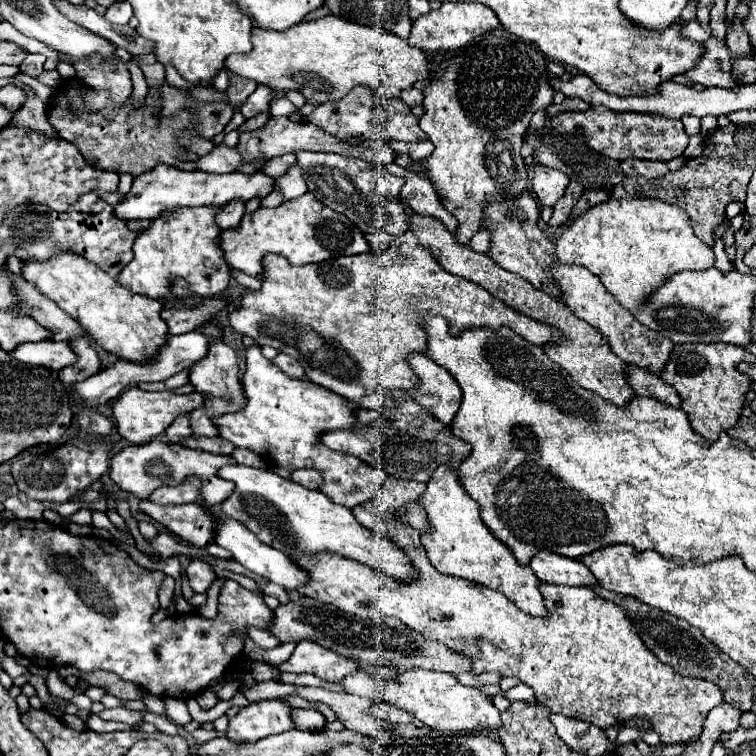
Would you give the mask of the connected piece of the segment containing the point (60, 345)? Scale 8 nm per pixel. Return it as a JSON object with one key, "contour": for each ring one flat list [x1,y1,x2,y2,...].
{"contour":[[70,340,26,342,26,344,20,344,16,350,12,350,10,356,24,362,24,364,48,366,52,372,58,372,78,360,78,356,74,354,74,350,70,346]]}

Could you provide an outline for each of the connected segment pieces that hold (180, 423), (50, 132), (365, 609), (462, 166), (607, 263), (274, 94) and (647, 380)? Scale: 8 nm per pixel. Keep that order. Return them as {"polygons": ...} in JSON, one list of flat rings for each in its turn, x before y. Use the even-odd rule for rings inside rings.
{"polygons":[[[189,414,180,415,165,430,166,437,170,444,179,444,181,440,192,434]],[[28,94,28,100,24,104,24,108,20,108,12,122,16,126,22,126,22,128,28,128,28,130,34,130,34,132,40,132,48,138,60,138,58,132,52,128,52,124,48,122,48,114,46,114,46,108,44,104,40,102,40,98,36,94]],[[390,476,384,486,380,486,376,498,356,508,360,524,390,536,412,558,418,572,414,582,394,582,360,562,324,554,324,558,316,558,316,562,296,558,310,574,310,582,302,586,298,594,334,604,364,620,378,618,380,614,396,616,412,630,440,638,446,646,456,646,460,654,468,654,472,658,474,676,498,672,502,677,520,678,552,712,590,722,602,730,640,714,650,718,662,744,688,744,702,734,704,718,714,706,722,704,718,686,678,676,668,664,654,658,636,626,618,604,600,598,590,588,540,584,550,616,534,618,496,590,440,574,428,562,420,534,396,518,398,508,418,500,424,490,426,484,422,482]],[[504,30,488,32,484,38,470,42,462,54,442,64,436,78,438,80,430,80,430,84,422,90,426,114,420,118,420,128,428,134,436,148,428,158,419,162,424,174,434,184,442,206,458,220,456,242,466,246,482,228,484,208,488,204,518,198,528,190,528,170,520,148,534,112,544,110,552,102,554,88,550,86,550,72,540,50,532,42,520,40]],[[622,198,594,206,556,240,556,256,562,264,578,264,596,274,606,290,632,314,672,274,714,266,712,248,692,234,684,210,652,198]],[[258,86,250,96,248,96,248,102,244,106,240,106,240,112,246,116,246,118,252,118,256,114,270,114,270,102,274,98,280,98,282,92,278,90,272,90,268,86]],[[628,366,628,382,634,388,634,392,640,394,642,398,654,398,654,400,660,400,672,408,682,406,676,390,672,390,672,386,668,386,662,378,650,374,648,370]]]}

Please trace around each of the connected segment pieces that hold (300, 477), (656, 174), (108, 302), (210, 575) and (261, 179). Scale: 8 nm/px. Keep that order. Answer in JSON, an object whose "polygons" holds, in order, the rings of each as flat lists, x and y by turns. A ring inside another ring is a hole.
{"polygons":[[[302,468,302,470,292,472,292,474,290,474,290,480,302,484,304,488,318,488,318,486,320,486,320,472,318,472,318,470]],[[624,160,622,162,626,176,644,176,644,178,660,178,668,172,668,166,662,162,650,162,650,160]],[[58,252,56,256,52,256,46,262,24,262,22,274,30,284,34,284,40,290,40,294,44,294,48,300,52,300,70,318,74,318,86,330,90,340,96,346,100,346,104,352,110,352,128,362,150,362,168,340,168,326,160,318,160,312,164,308,162,302,144,298,130,290,124,290,110,274,104,274,104,270,100,270,96,264,88,262,86,258,80,258,72,252]],[[192,560,192,562,188,564,186,572,188,572,188,582,190,582,192,590,194,590,194,592,200,592,200,594,206,594,208,588,210,588,210,586,216,582,216,578,218,578,216,572,214,572,214,568,212,568,210,564,202,562,202,560]],[[156,164,154,170,144,172,134,178,132,190,126,198,116,204,116,216,124,220,146,220,158,218,164,212,174,212,178,208,194,208,194,206,216,206,222,208,234,200,248,202,252,198,266,198,276,188,276,180,266,176,264,172,254,174,206,174,206,172,186,172,168,164]]]}

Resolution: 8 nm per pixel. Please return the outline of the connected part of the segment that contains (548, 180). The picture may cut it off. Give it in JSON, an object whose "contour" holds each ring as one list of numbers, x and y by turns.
{"contour":[[544,166,534,168,532,188,542,206,554,206,564,196,568,184,570,184,568,176,560,174,560,170,552,170]]}

